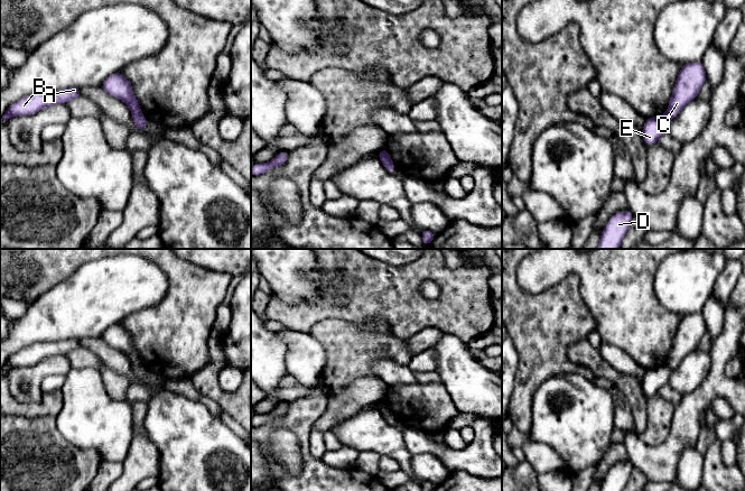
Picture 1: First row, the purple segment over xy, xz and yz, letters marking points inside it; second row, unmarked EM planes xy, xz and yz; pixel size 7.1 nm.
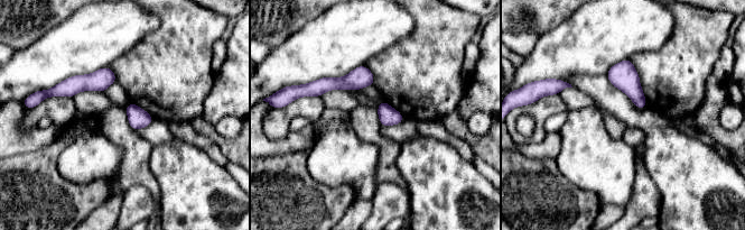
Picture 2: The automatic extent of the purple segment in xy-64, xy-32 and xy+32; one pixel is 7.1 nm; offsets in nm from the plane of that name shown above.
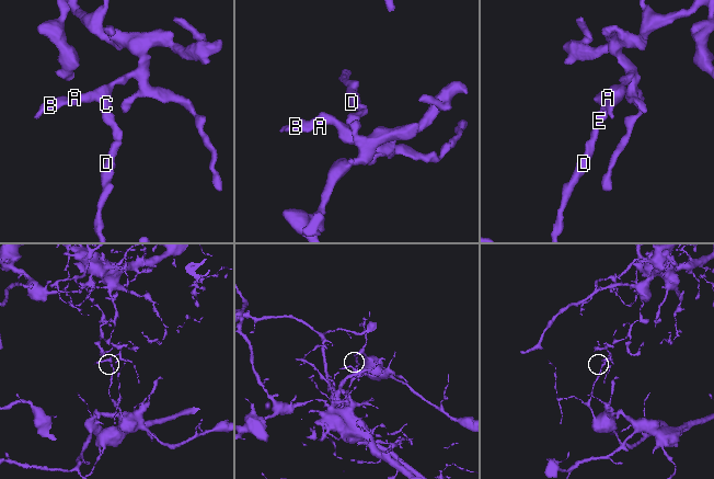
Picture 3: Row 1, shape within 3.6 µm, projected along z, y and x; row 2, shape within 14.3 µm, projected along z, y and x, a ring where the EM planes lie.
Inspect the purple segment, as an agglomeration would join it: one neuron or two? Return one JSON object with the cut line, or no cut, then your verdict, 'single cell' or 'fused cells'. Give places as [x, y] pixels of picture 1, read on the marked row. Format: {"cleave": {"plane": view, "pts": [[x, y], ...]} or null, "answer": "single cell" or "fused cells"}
{"cleave": {"plane": "xy", "pts": [[132, 112], [141, 114]]}, "answer": "fused cells"}

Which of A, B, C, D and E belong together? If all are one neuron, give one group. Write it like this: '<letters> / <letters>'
A B C / D E

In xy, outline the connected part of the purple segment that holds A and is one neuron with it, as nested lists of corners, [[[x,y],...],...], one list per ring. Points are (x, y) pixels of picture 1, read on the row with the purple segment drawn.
[[[80,86],[57,91],[34,92],[9,105],[6,113],[0,118],[0,122],[4,122],[17,115],[31,115],[48,105],[64,104],[72,99],[81,96]]]

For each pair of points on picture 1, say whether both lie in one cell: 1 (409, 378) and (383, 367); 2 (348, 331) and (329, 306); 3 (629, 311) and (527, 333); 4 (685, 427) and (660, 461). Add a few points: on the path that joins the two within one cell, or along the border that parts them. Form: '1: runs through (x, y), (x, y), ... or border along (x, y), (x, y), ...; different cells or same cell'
1: runs through (402, 374), (390, 372); same cell
2: border along (366, 318), (360, 322), (322, 320), (314, 325); different cells
3: border along (580, 295), (596, 324), (596, 329); different cells
4: runs through (682, 435), (668, 453); same cell

